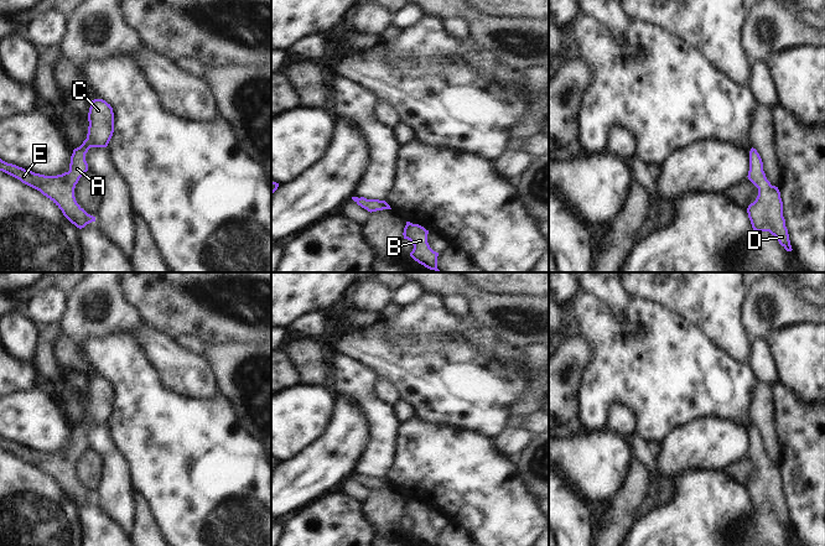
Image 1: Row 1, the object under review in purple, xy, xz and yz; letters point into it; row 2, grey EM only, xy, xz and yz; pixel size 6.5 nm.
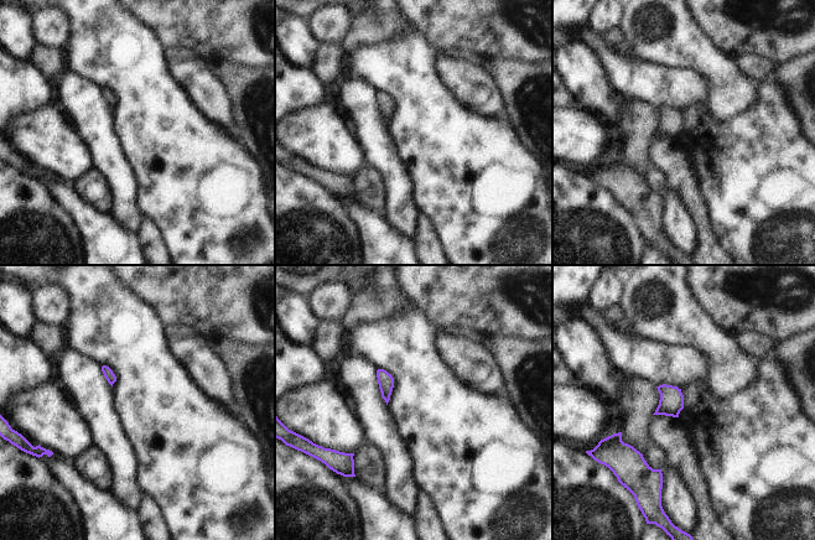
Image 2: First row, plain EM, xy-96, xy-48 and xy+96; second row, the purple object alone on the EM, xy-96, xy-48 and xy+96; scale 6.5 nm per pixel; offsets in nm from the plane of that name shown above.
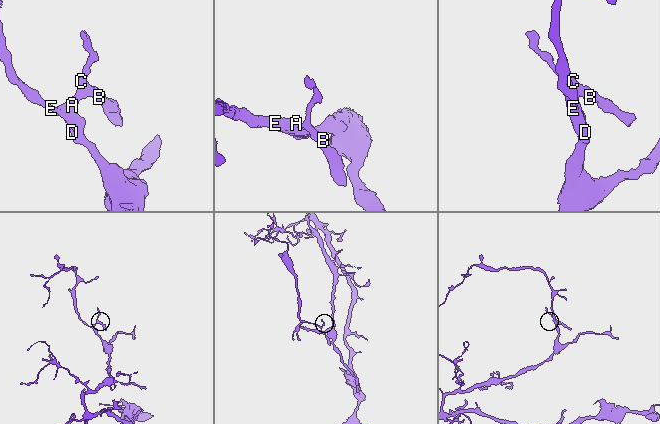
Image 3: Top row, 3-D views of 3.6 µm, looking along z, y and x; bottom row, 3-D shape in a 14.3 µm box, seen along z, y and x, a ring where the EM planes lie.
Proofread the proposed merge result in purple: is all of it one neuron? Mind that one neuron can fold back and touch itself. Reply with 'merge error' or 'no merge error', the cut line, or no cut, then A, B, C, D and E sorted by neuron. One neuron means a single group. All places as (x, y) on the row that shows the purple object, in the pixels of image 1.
no merge error; cut none; groups A B C D E

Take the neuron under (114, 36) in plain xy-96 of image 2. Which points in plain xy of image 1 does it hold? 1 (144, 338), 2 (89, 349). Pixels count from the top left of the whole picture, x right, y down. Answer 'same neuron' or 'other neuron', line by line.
1: other neuron
2: same neuron

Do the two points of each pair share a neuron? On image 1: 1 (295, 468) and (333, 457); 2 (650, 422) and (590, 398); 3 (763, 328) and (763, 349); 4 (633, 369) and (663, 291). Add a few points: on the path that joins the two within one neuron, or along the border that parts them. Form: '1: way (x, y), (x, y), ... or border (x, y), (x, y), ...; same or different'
1: way (305, 468), (320, 468), (323, 464); same
2: way (641, 405), (629, 394), (607, 394); same
3: border (767, 341), (755, 339), (752, 342); different
4: border (631, 296), (654, 301), (684, 318); different

